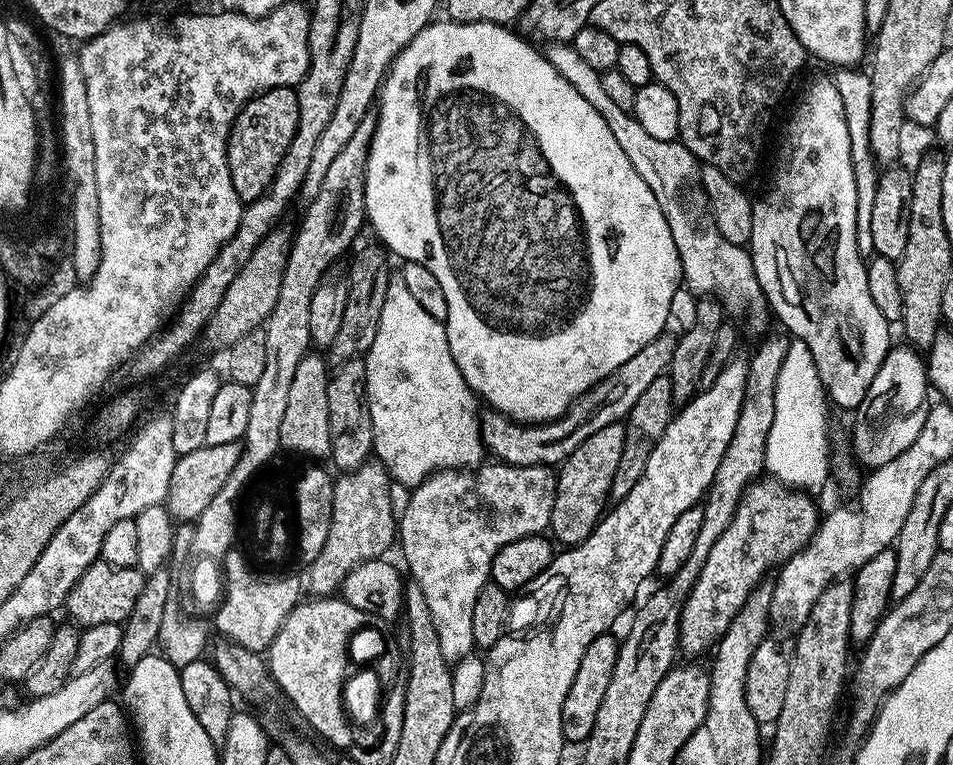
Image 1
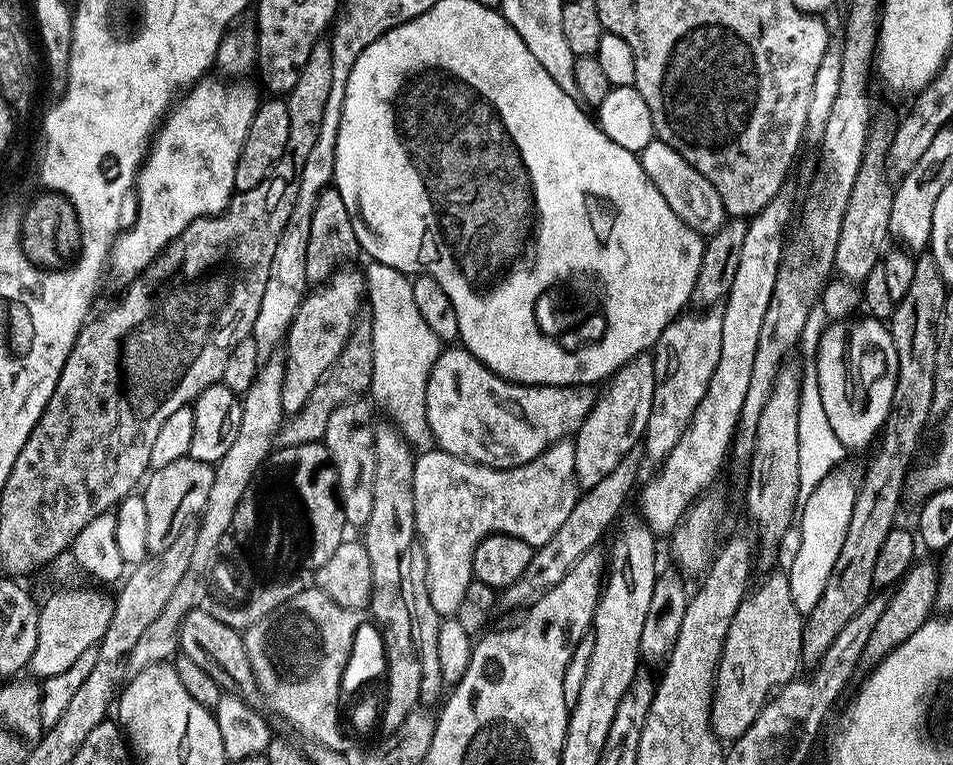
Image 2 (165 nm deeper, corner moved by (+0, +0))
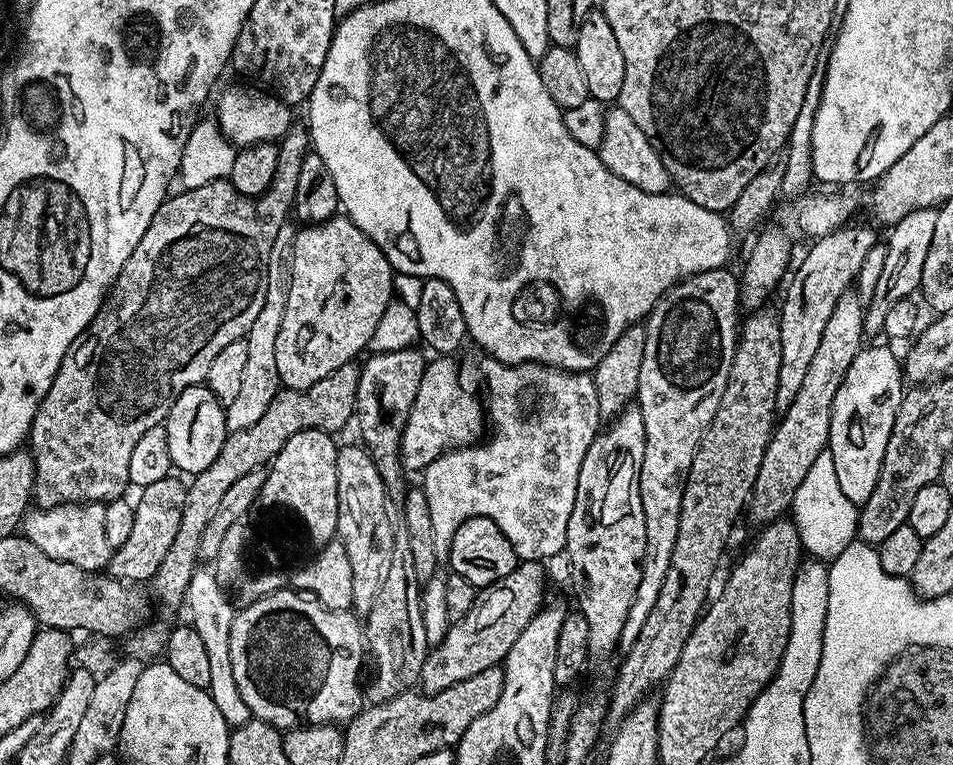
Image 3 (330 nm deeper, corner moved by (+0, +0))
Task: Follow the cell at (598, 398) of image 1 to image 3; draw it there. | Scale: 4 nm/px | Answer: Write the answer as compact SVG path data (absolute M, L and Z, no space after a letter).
M441 356L434 359L425 365L422 385L418 388L418 395L400 440L401 465L410 472L422 472L446 451L475 445L483 437L483 428L486 428L483 403L462 385L455 359Z

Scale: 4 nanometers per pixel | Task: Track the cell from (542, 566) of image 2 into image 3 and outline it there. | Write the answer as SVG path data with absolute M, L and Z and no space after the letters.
M525 560L517 563L516 569L510 574L506 574L506 578L494 582L489 588L479 589L470 614L466 614L464 620L455 621L449 627L443 642L435 645L429 651L422 666L422 674L418 681L419 687L425 693L441 692L446 686L454 686L454 682L474 678L474 674L482 674L482 670L490 670L503 665L504 659L510 654L510 646L514 646L514 642L518 642L518 634L522 634L522 630L526 630L528 623L534 619L545 603L544 568L545 565L539 560Z

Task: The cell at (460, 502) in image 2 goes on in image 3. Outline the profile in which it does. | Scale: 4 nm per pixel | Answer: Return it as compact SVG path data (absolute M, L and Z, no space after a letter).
M484 358L480 364L480 372L484 375L485 386L488 387L486 412L490 417L490 428L496 431L496 436L490 438L488 436L487 439L475 446L446 451L436 461L430 462L422 471L422 477L424 477L422 487L426 494L426 502L430 502L430 522L434 525L434 550L437 557L447 557L450 542L454 538L458 526L462 526L462 522L475 516L488 516L494 522L498 522L502 534L506 534L506 538L510 538L510 546L514 546L516 555L521 561L548 562L551 556L556 556L559 552L561 555L565 551L564 543L566 542L566 530L570 526L570 510L574 510L574 498L578 494L578 470L582 470L582 458L586 458L594 438L602 428L596 381L586 372L563 372L560 368L551 368L545 364L503 364L501 360L491 358Z

